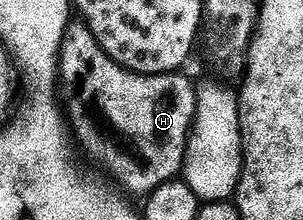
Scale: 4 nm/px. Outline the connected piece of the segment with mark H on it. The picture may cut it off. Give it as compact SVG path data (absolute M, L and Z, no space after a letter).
M81 19L71 20L60 46L61 80L68 79L68 93L92 99L104 107L104 115L112 123L112 131L120 135L120 143L132 143L132 159L136 159L135 196L144 197L175 180L183 170L185 149L196 115L196 85L184 73L140 75L118 65L100 45Z

